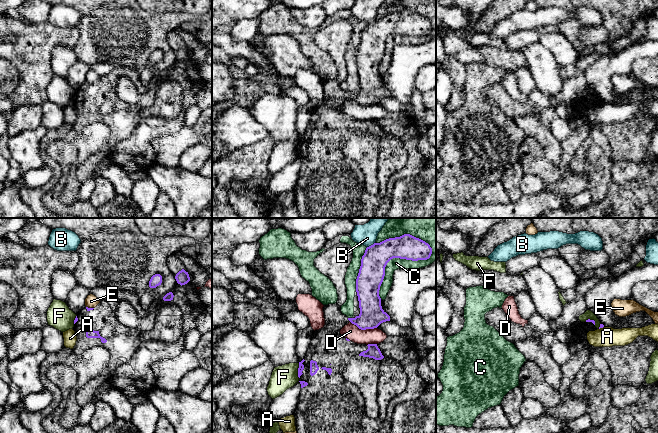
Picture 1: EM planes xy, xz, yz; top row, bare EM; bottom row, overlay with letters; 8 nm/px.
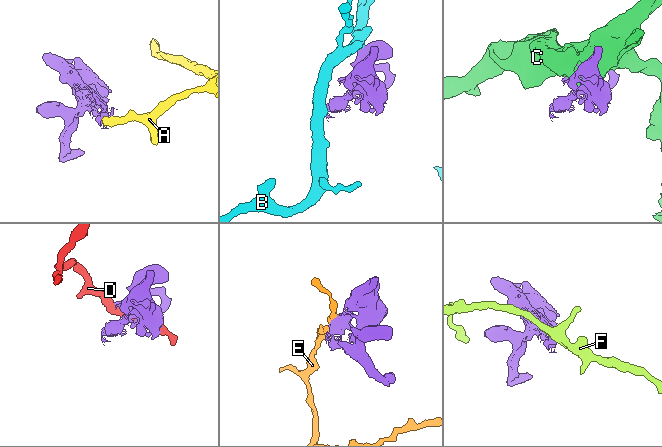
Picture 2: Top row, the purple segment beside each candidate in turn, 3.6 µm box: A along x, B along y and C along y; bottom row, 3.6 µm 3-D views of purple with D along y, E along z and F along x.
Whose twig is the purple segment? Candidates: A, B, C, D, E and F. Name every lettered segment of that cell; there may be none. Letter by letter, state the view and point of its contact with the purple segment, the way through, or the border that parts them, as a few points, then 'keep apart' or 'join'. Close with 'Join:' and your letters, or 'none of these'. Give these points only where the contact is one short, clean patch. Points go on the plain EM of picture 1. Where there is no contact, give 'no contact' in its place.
A: yz (601, 103) | along yz (603, 102), (599, 105) | keep apart
B: xz (371, 21) | along xz (375, 18), (367, 23) | keep apart
C: xz (397, 33) | keep apart
D: xz (363, 105) | keep apart
E: xy (90, 84) | keep apart
F: xz (298, 146) | along xz (299, 139), (298, 153) | keep apart
Join: none of these

